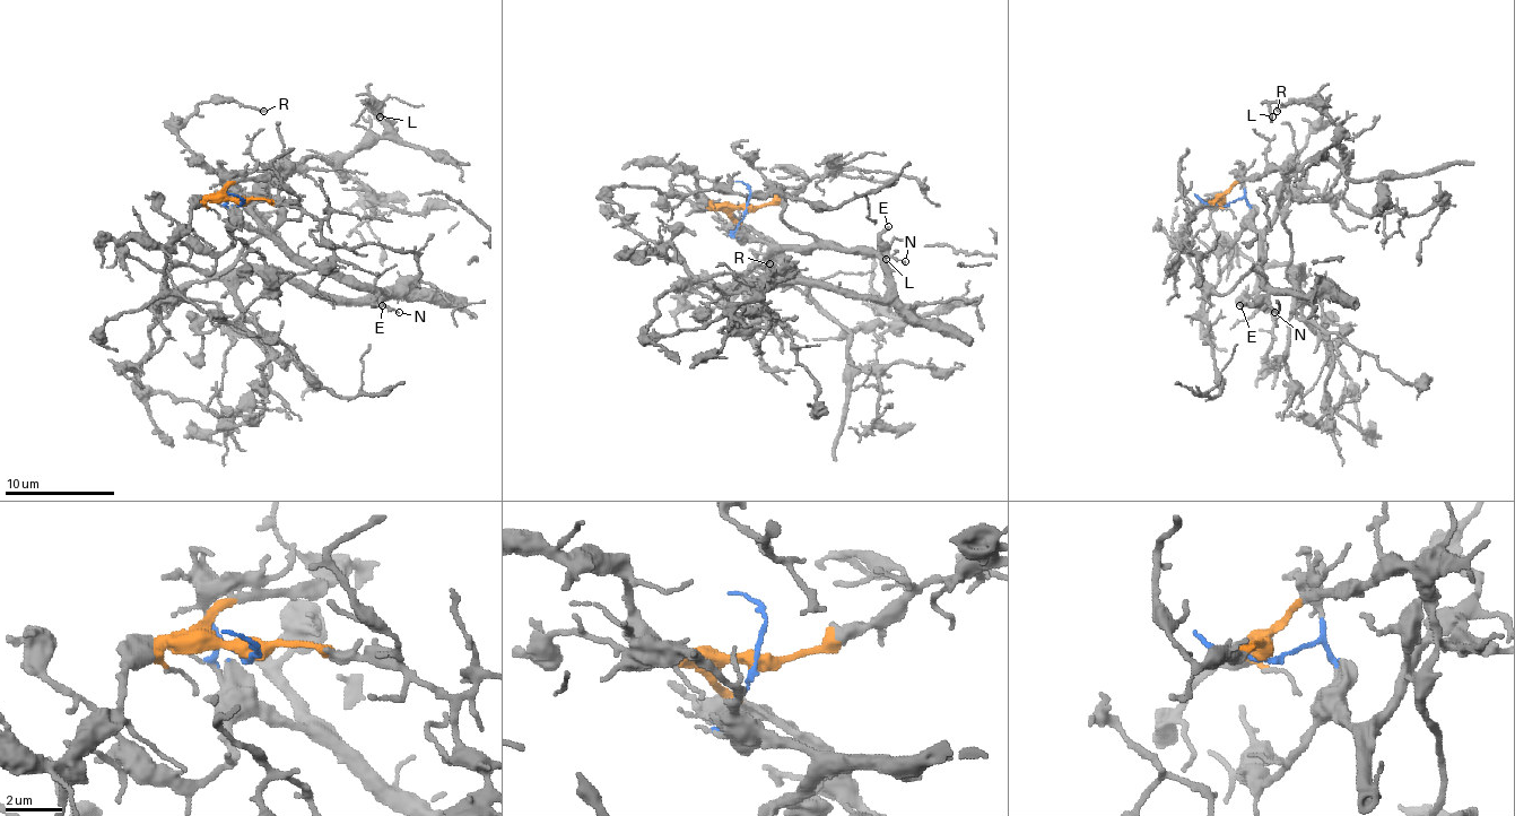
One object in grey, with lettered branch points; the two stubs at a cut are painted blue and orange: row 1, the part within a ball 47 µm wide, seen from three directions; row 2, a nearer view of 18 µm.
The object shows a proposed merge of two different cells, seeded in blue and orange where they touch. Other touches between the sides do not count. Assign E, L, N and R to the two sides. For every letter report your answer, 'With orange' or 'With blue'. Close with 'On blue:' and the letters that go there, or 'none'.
E: With blue
L: With orange
N: With blue
R: With blue
On blue: E, N, R

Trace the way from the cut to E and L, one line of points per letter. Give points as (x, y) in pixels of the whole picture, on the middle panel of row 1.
E: (746, 207), (734, 234), (771, 245), (864, 248), (878, 253), (880, 234), (889, 226)
L: (746, 207), (732, 213), (786, 262), (845, 328), (895, 320), (872, 287), (872, 257), (886, 259)

